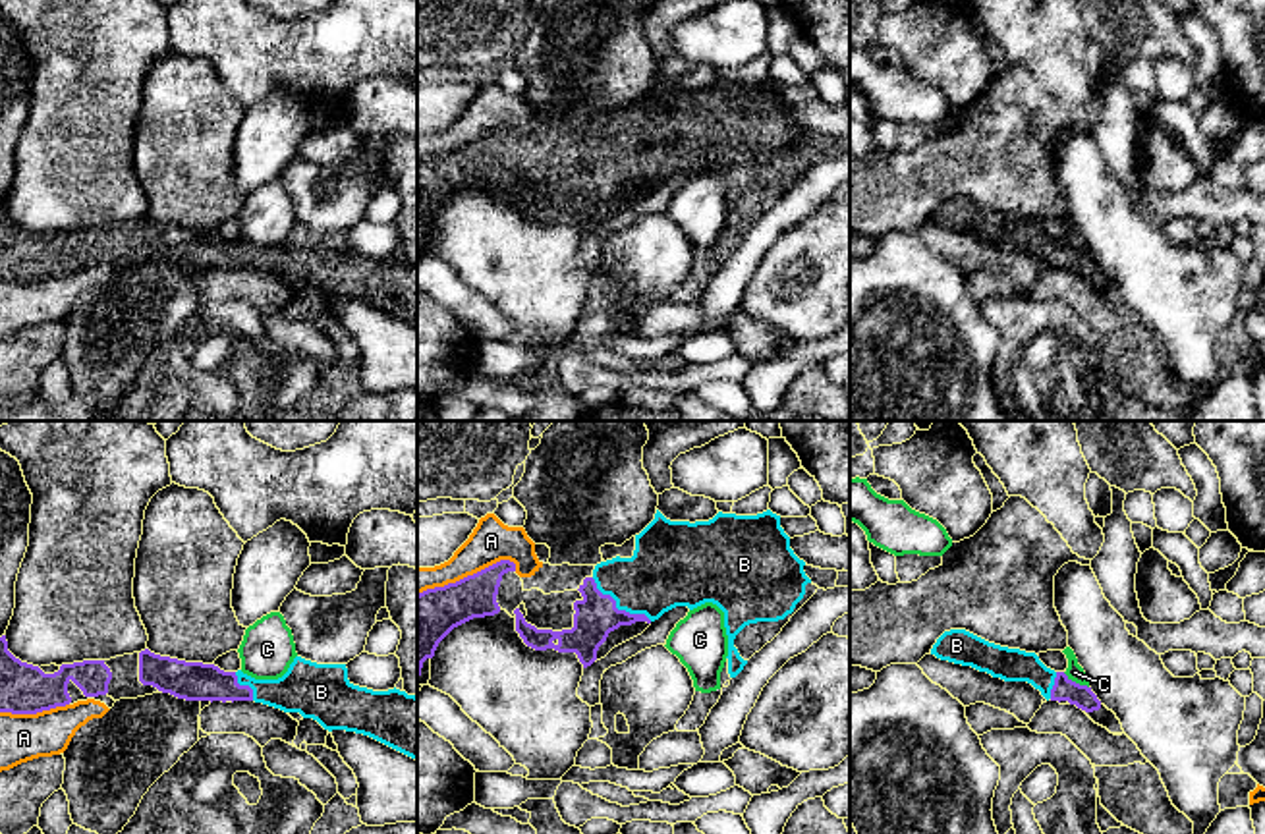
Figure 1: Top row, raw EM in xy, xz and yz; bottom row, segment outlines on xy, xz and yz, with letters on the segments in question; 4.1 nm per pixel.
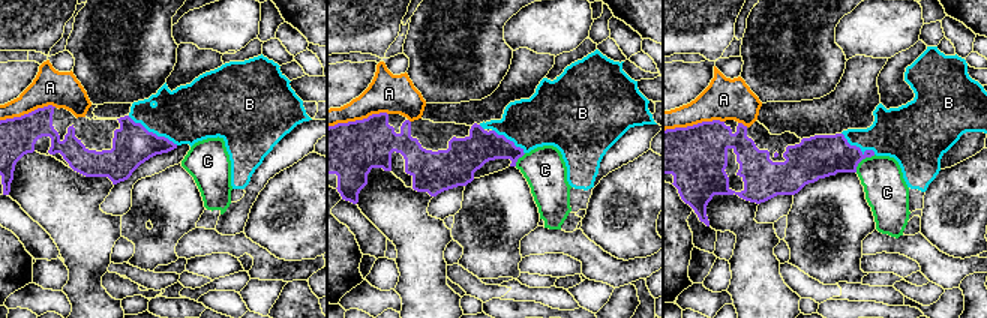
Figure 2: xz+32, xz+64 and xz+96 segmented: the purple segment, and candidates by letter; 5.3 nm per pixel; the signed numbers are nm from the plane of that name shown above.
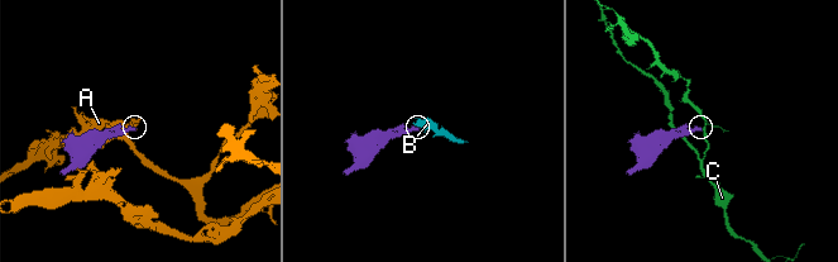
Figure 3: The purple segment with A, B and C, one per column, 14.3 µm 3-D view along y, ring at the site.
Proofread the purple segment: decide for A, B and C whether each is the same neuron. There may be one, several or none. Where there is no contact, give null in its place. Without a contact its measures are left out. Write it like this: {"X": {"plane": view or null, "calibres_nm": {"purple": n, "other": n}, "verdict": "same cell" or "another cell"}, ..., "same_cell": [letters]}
{"A": {"plane": "xz", "calibres_nm": {"purple": 220, "other": 180}, "verdict": "another cell"}, "B": {"plane": "xz", "calibres_nm": {"purple": 180, "other": 300}, "verdict": "same cell"}, "C": {"plane": "yz", "calibres_nm": {"purple": 100, "other": 70}, "verdict": "another cell"}, "same_cell": ["B"]}

